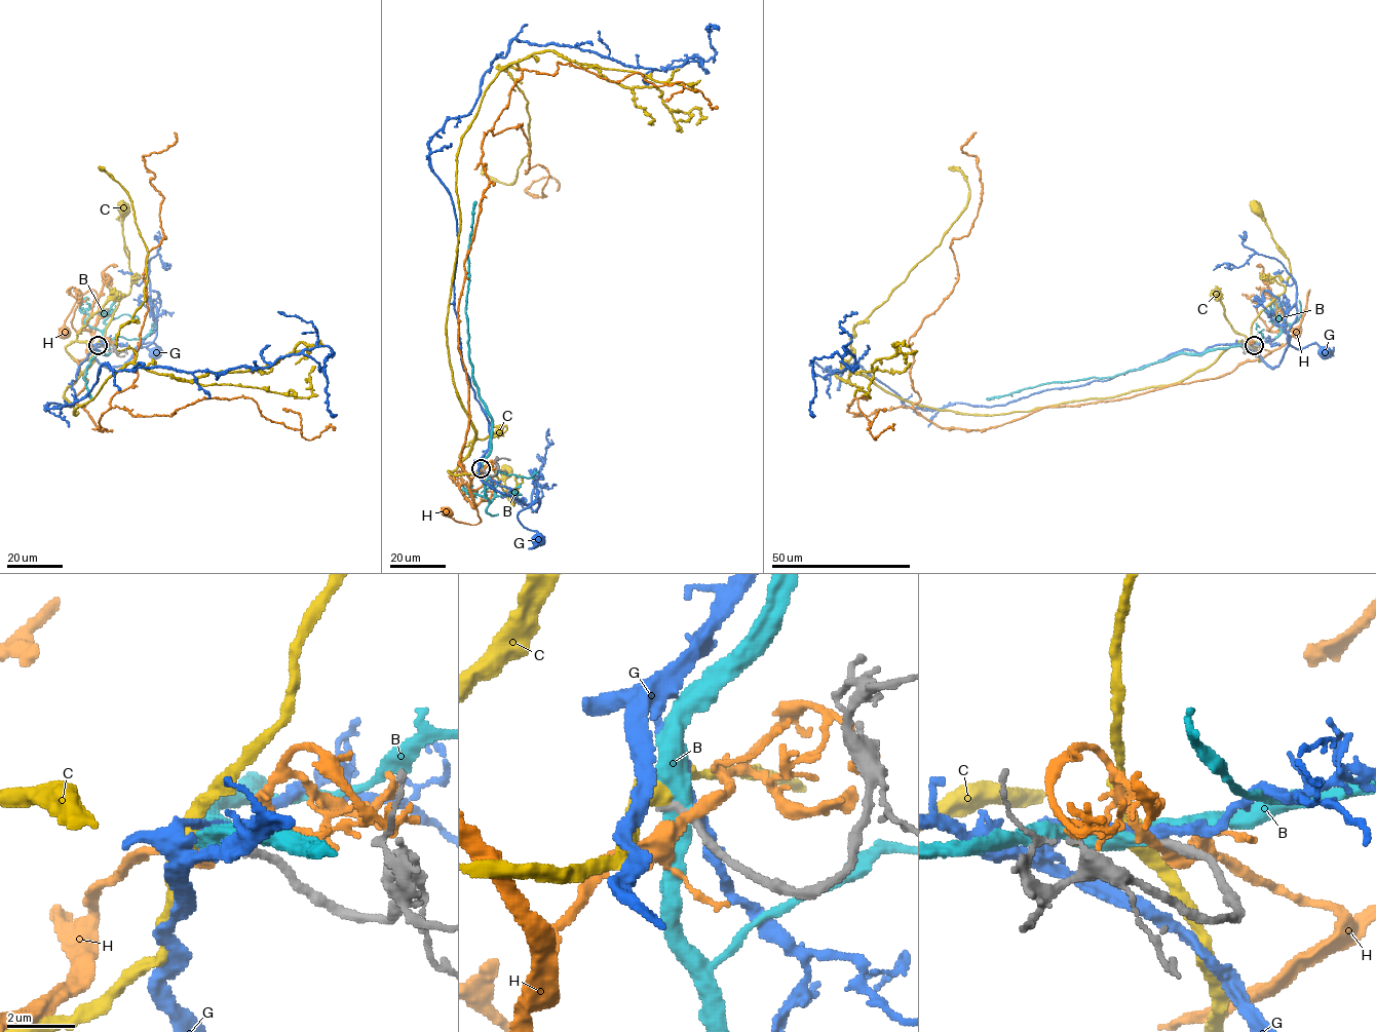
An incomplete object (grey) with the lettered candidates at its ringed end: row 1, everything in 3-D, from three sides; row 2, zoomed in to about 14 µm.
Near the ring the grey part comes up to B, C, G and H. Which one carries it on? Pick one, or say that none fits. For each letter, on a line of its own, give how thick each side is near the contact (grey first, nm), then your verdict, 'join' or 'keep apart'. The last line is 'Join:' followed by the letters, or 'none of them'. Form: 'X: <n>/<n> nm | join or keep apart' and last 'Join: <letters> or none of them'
B: 300/550 nm | keep apart
C: 240/400 nm | join
G: 320/240 nm | keep apart
H: 320/320 nm | keep apart
Join: C

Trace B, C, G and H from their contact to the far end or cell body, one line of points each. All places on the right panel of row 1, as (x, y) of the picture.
B: (1254, 344), (1214, 348), (1200, 354), (1172, 355), (1112, 377), (1044, 383), (986, 398)
C: (1253, 344), (1253, 321), (1284, 292), (1291, 273), (1289, 259), (1255, 209)
G: (1255, 344), (1246, 346), (1277, 366), (1294, 306), (1288, 342), (1299, 349), (1315, 342), (1324, 353)
H: (1255, 345), (1270, 351), (1289, 340), (1301, 322), (1310, 290), (1296, 333)

